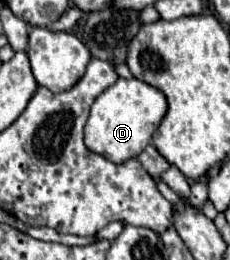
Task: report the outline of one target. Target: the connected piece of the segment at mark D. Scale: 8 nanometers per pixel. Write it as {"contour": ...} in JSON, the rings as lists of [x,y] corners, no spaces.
{"contour":[[[119,77],[91,105],[91,115],[85,125],[85,145],[93,153],[99,153],[105,159],[119,165],[131,157],[137,157],[149,145],[151,135],[159,127],[165,113],[167,99],[157,87],[135,77],[133,79]]]}

